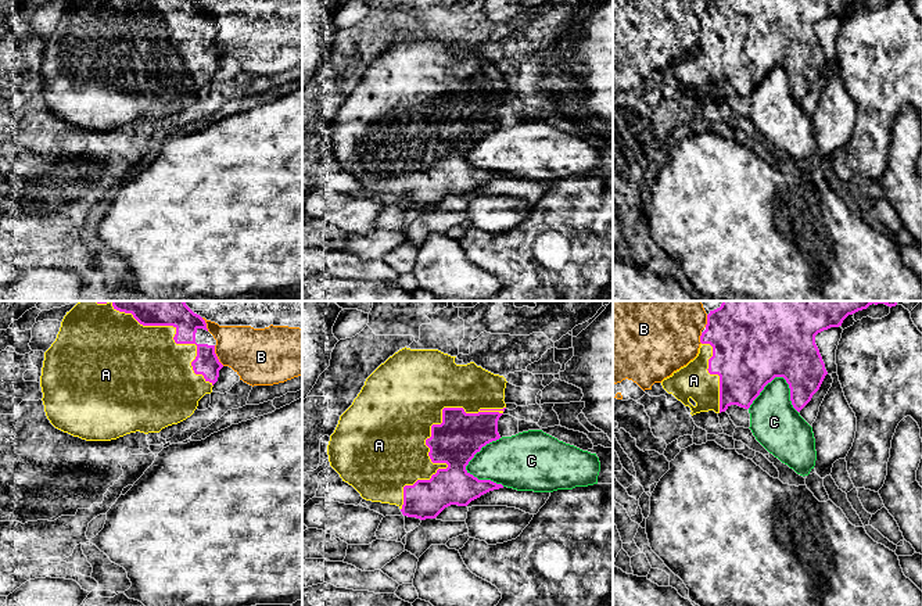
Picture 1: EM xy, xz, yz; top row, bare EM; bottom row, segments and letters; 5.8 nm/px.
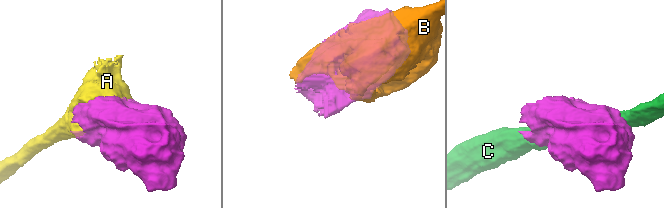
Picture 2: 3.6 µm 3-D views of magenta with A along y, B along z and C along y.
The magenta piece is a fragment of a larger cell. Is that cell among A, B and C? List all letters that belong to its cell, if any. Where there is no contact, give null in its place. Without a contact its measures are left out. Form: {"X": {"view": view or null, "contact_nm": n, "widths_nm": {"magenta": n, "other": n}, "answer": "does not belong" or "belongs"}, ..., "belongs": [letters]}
{"A": {"view": "xz", "contact_nm": 850, "widths_nm": {"magenta": 280, "other": 500}, "answer": "belongs"}, "B": {"view": "xy", "contact_nm": 130, "widths_nm": {"magenta": 140, "other": 320}, "answer": "does not belong"}, "C": {"view": "xz", "contact_nm": 280, "widths_nm": {"magenta": 280, "other": 280}, "answer": "does not belong"}, "belongs": ["A"]}

